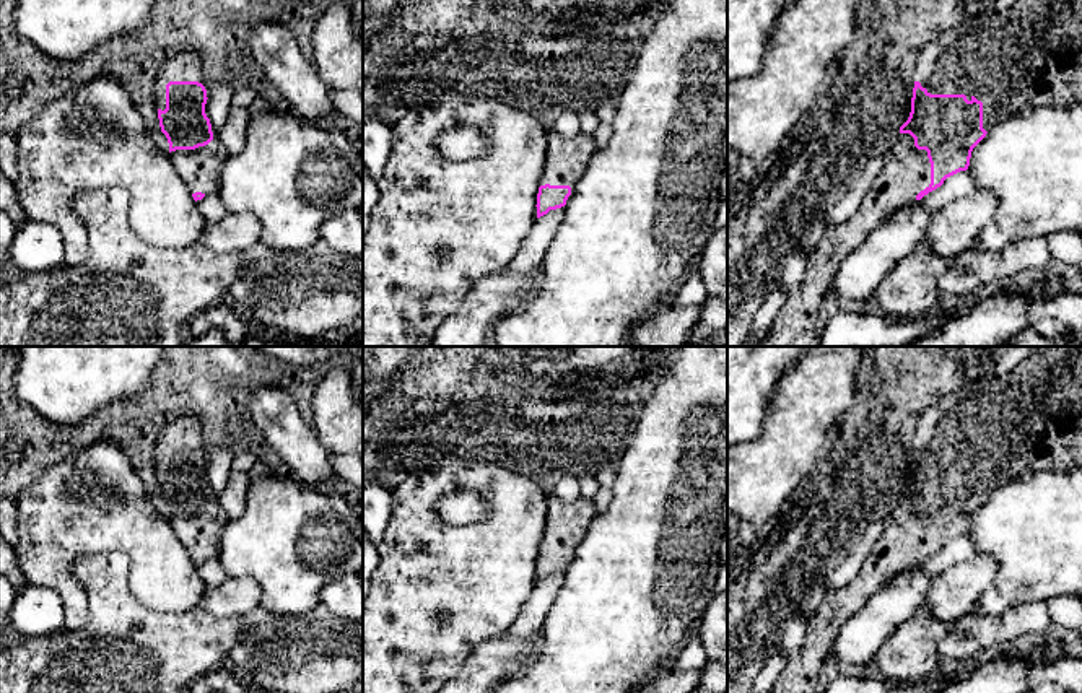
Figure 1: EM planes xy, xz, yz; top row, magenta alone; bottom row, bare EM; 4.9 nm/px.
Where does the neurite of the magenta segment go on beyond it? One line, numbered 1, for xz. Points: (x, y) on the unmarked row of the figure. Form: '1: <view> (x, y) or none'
1: xz (567, 523)

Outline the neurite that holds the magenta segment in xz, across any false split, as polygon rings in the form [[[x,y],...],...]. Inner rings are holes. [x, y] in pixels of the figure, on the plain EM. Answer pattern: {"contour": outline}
{"contour": [[[548,493],[545,534],[539,547],[535,569],[537,582],[566,569],[596,514],[594,499],[578,498],[574,503],[565,503]]]}

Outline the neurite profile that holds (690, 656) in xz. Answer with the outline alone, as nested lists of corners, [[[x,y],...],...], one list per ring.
[[[693,630],[685,643],[674,656],[672,665],[677,672],[701,670],[706,662],[706,654],[700,641],[698,631]]]

